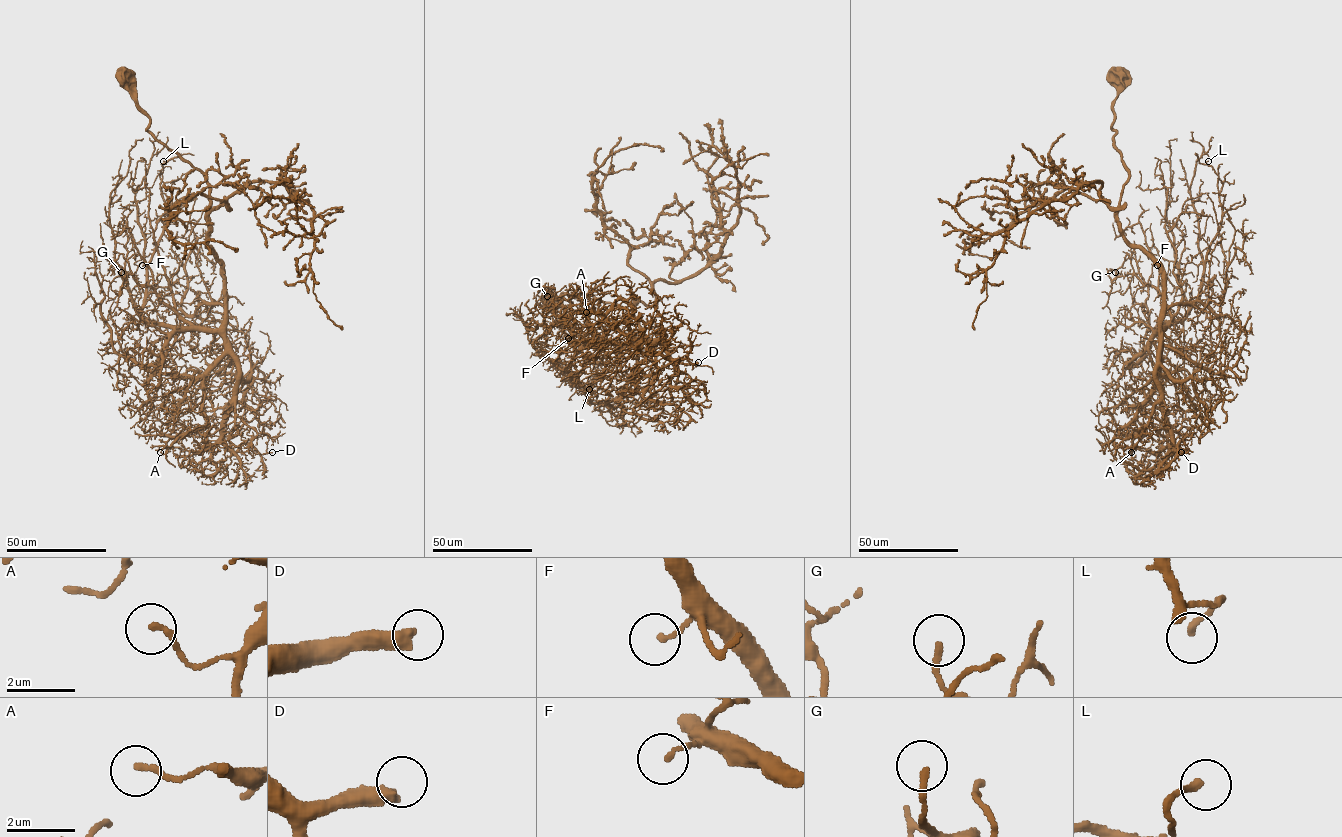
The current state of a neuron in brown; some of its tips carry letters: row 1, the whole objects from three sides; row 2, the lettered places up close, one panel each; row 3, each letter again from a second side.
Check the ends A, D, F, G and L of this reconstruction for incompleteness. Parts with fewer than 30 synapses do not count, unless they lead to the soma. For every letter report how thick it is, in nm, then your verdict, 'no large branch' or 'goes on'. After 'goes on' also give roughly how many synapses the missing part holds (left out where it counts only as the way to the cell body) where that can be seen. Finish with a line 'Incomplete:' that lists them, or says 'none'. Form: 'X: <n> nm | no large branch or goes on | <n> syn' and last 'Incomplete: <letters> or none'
A: 170 nm | no large branch
D: 460 nm | goes on | 60 syn
F: 140 nm | no large branch
G: 200 nm | no large branch
L: 190 nm | no large branch
Incomplete: D

